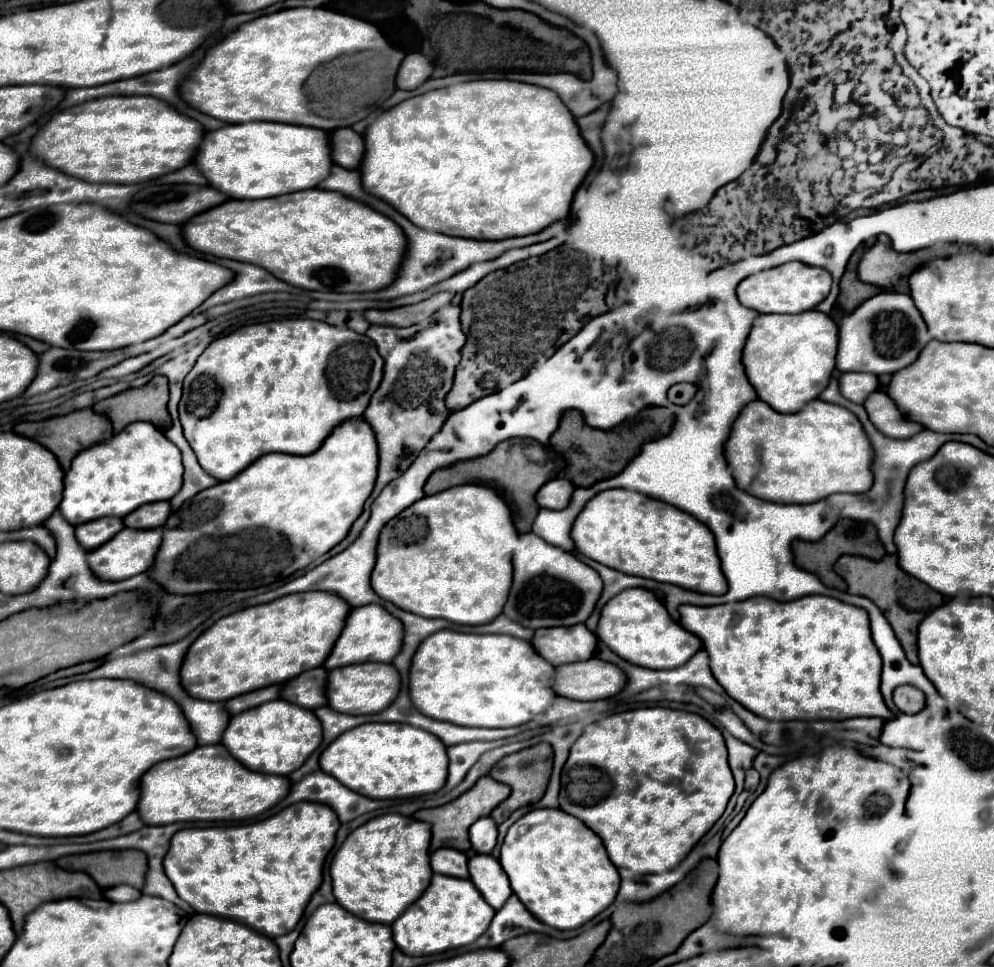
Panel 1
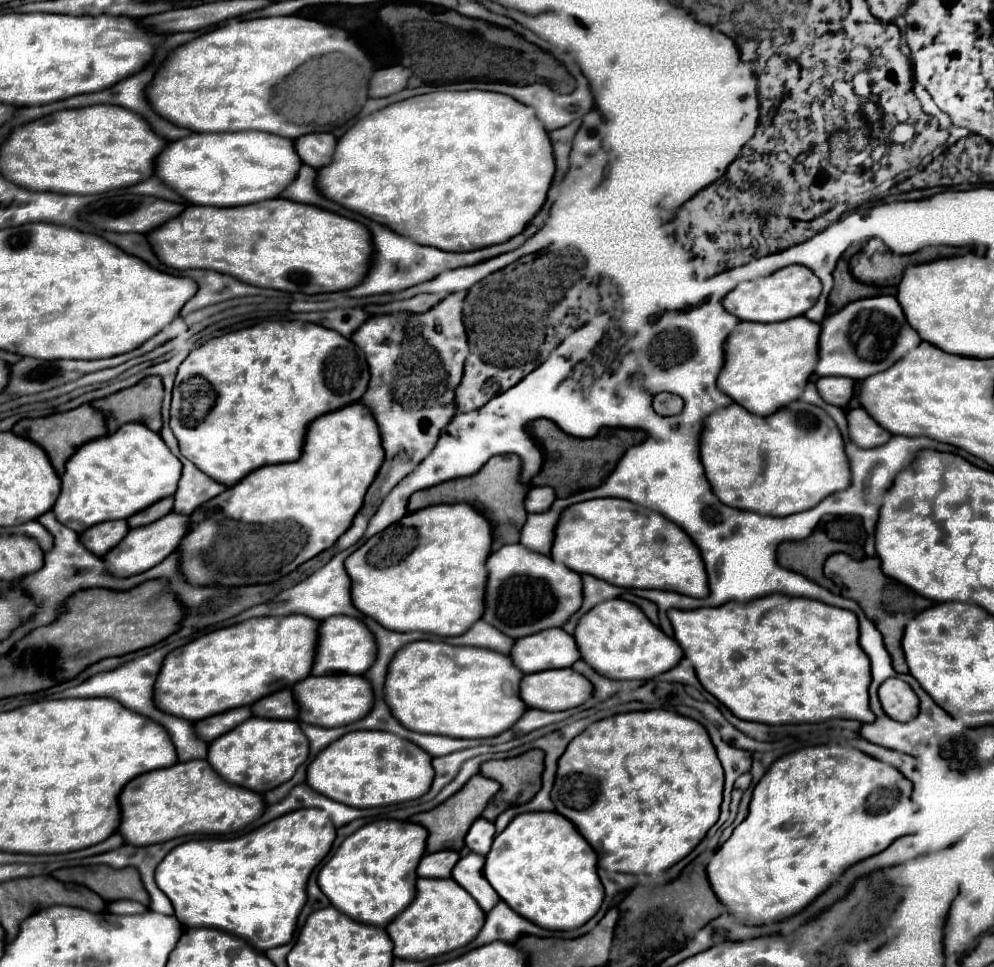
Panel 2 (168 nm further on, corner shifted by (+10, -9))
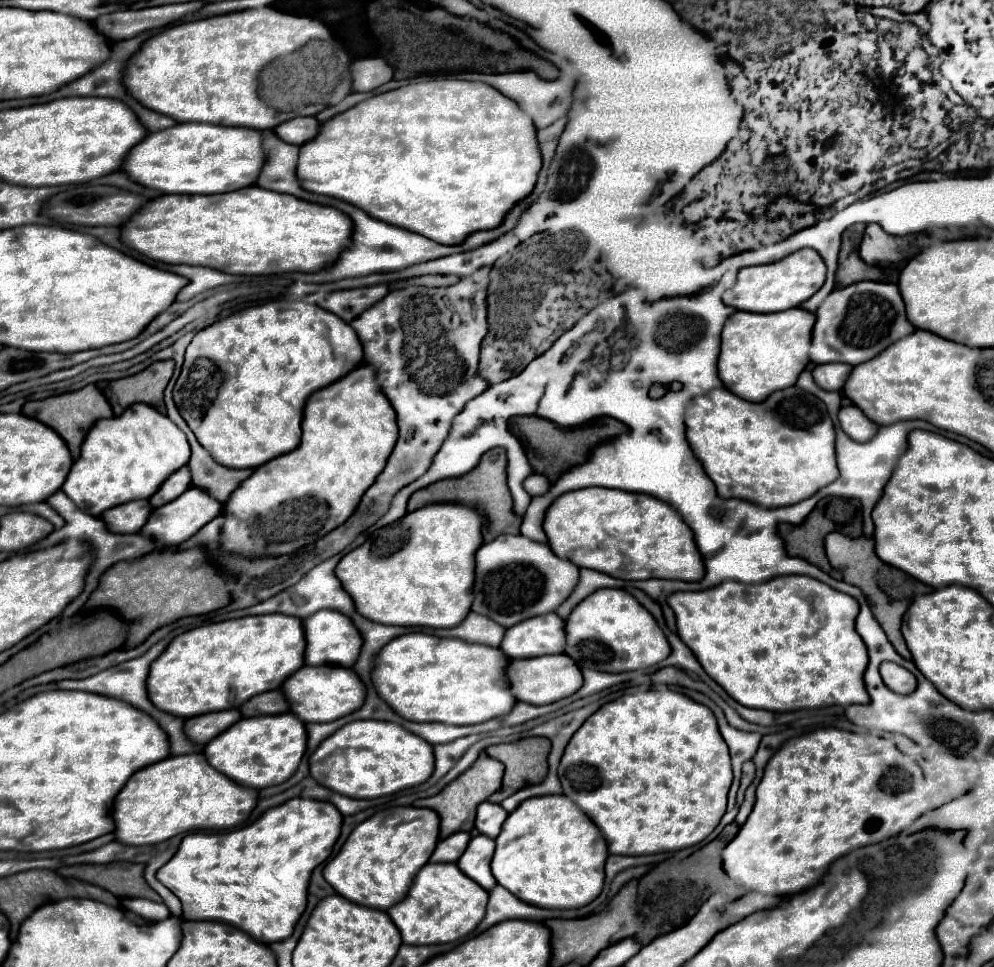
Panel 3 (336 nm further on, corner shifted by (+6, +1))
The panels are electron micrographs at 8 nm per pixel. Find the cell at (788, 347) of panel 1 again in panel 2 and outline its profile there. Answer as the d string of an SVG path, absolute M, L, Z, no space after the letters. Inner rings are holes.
M805 316L789 318L783 322L739 322L731 336L725 342L725 364L719 372L719 390L727 394L733 402L741 404L745 410L757 416L769 416L773 410L779 410L791 400L797 400L813 372L813 366L817 362L817 342L819 342L819 330L821 326L817 322L807 320Z

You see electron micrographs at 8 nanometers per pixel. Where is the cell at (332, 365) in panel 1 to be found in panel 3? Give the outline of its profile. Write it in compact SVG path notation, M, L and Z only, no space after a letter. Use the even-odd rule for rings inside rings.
M267 302L235 312L195 334L173 388L173 400L199 444L227 468L255 468L301 442L301 414L307 398L341 380L365 360L357 332L333 312L307 302Z

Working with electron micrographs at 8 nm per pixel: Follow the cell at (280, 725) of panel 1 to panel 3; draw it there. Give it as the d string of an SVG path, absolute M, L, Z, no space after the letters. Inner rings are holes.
M293 714L277 716L251 716L241 718L233 728L221 732L205 746L205 756L213 768L229 776L233 782L249 788L267 788L285 782L297 770L307 748L307 730L305 724Z

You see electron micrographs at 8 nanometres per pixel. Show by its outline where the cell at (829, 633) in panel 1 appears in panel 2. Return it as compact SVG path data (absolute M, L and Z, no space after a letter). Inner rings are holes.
M771 594L715 608L673 608L667 616L703 688L737 718L765 724L831 718L873 722L867 694L871 668L859 646L859 622L851 610L811 598Z

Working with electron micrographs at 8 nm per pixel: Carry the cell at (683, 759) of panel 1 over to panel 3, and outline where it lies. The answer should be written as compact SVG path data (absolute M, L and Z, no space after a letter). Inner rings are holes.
M663 690L663 692L637 692L631 696L623 696L615 702L601 706L595 714L591 714L585 720L585 724L573 734L571 742L565 748L565 754L563 754L561 764L559 764L559 780L563 784L563 794L567 798L571 798L593 820L593 824L597 824L597 828L601 830L601 834L607 840L609 854L643 856L643 854L659 854L659 852L677 852L677 850L683 850L683 848L689 848L689 846L703 842L715 830L721 816L725 814L727 792L729 792L733 776L731 776L729 750L727 750L727 744L717 730L717 722L715 722L713 712L707 706L693 702L691 698L687 698L683 694Z

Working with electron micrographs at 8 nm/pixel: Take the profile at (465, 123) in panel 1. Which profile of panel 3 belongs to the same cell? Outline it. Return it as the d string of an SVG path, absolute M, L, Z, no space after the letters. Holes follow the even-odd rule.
M427 80L427 82L409 84L409 86L385 92L385 94L375 94L375 96L363 100L361 104L349 108L347 112L337 114L335 118L321 124L319 136L301 146L297 176L299 176L301 188L305 188L309 192L341 198L341 200L369 212L369 216L373 216L377 220L385 220L387 224L405 228L409 232L417 232L417 234L427 236L439 244L461 244L461 240L465 240L465 236L471 236L477 230L495 228L497 224L501 224L501 220L505 220L505 212L509 212L509 208L513 208L519 200L527 198L533 192L541 166L543 166L543 160L541 160L541 150L539 150L539 140L537 140L537 130L535 130L533 118L527 112L523 112L523 108L519 104L515 104L515 100L503 96L499 90L493 90L485 82Z

